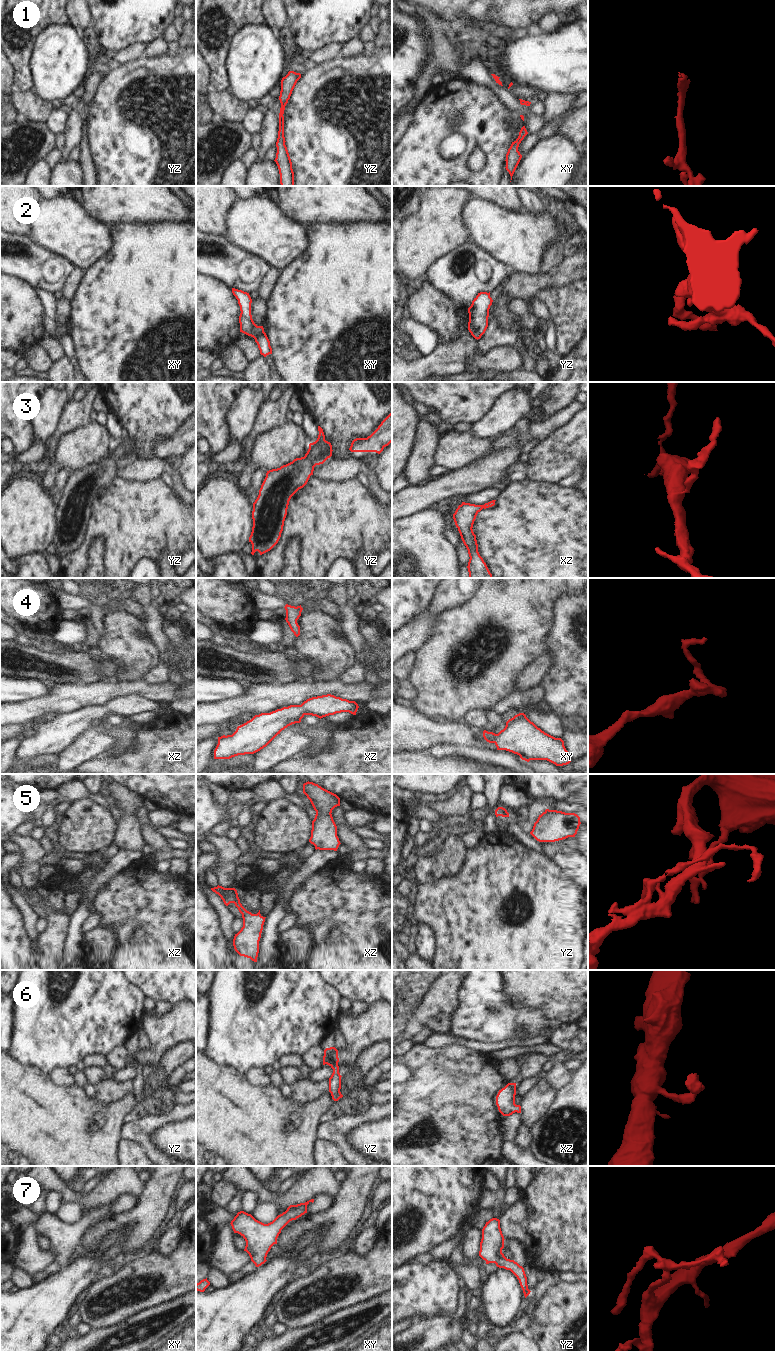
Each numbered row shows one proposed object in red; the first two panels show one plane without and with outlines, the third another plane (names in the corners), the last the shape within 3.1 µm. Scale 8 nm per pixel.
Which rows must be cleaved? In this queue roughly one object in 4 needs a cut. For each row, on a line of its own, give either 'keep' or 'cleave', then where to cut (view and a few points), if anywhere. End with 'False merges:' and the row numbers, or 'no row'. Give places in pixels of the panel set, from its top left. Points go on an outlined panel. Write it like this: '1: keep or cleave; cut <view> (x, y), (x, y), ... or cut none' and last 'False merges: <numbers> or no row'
1: keep; cut none
2: keep; cut none
3: keep; cut none
4: keep; cut none
5: keep; cut none
6: keep; cut none
7: keep; cut none
False merges: no row

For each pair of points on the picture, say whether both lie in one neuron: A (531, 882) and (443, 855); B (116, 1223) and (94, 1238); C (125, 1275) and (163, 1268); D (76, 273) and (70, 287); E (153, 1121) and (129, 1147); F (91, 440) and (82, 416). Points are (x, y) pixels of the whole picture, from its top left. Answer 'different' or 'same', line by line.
A: different
B: same
C: same
D: same
E: different
F: different

